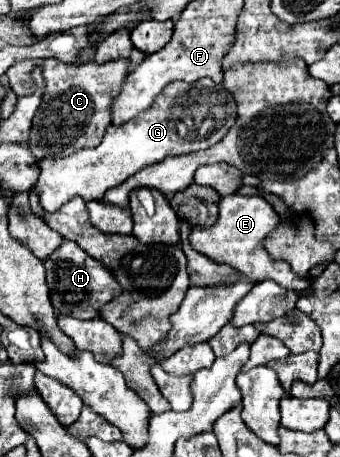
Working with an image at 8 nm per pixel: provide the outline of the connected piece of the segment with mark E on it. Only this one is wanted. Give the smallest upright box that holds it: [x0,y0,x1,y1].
[190,193,310,291]

